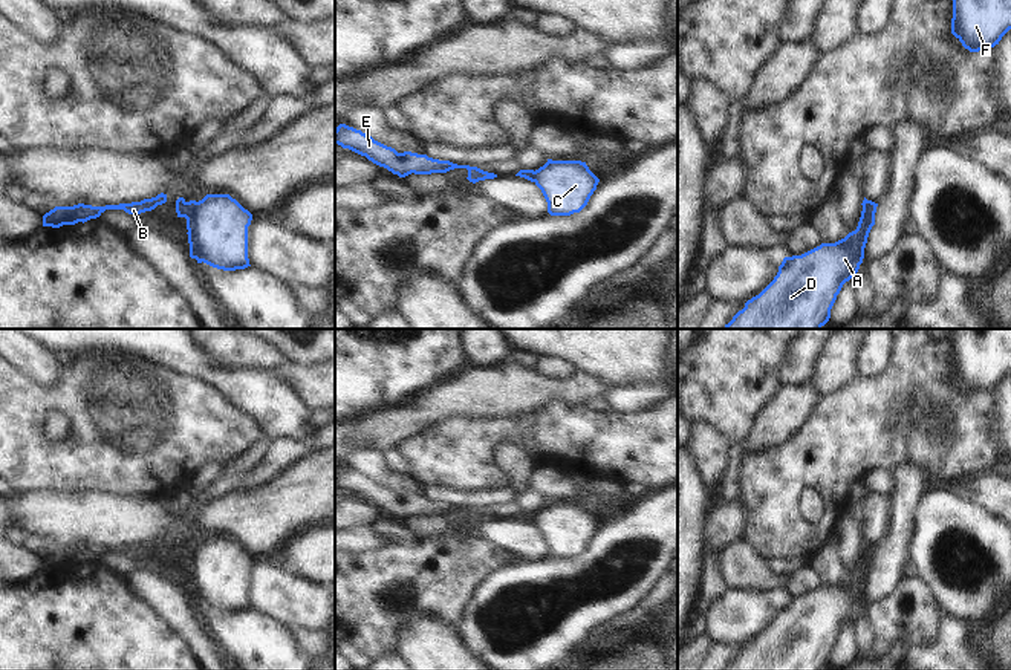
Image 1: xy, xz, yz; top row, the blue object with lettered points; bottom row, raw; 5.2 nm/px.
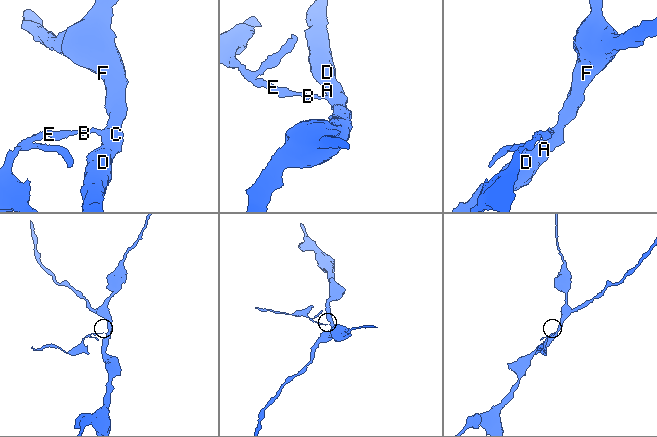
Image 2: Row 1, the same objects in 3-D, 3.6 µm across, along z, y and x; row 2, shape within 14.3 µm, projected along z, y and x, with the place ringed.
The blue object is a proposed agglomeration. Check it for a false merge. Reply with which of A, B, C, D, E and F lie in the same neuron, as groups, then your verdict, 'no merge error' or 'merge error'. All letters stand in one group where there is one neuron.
A C D F / B E; merge error

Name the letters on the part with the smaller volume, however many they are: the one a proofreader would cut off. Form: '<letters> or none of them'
B, E

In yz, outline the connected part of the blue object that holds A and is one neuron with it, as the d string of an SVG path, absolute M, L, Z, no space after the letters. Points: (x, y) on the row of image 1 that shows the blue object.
M876 207L863 208L857 229L844 239L785 257L774 280L723 329L821 329L843 285L857 277Z

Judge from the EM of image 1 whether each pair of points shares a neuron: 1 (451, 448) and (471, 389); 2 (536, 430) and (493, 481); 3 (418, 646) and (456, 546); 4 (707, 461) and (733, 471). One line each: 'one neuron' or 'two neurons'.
1: two neurons
2: one neuron
3: two neurons
4: two neurons

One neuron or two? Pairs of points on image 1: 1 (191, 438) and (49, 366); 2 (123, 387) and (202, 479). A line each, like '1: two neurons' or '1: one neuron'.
1: two neurons
2: two neurons

